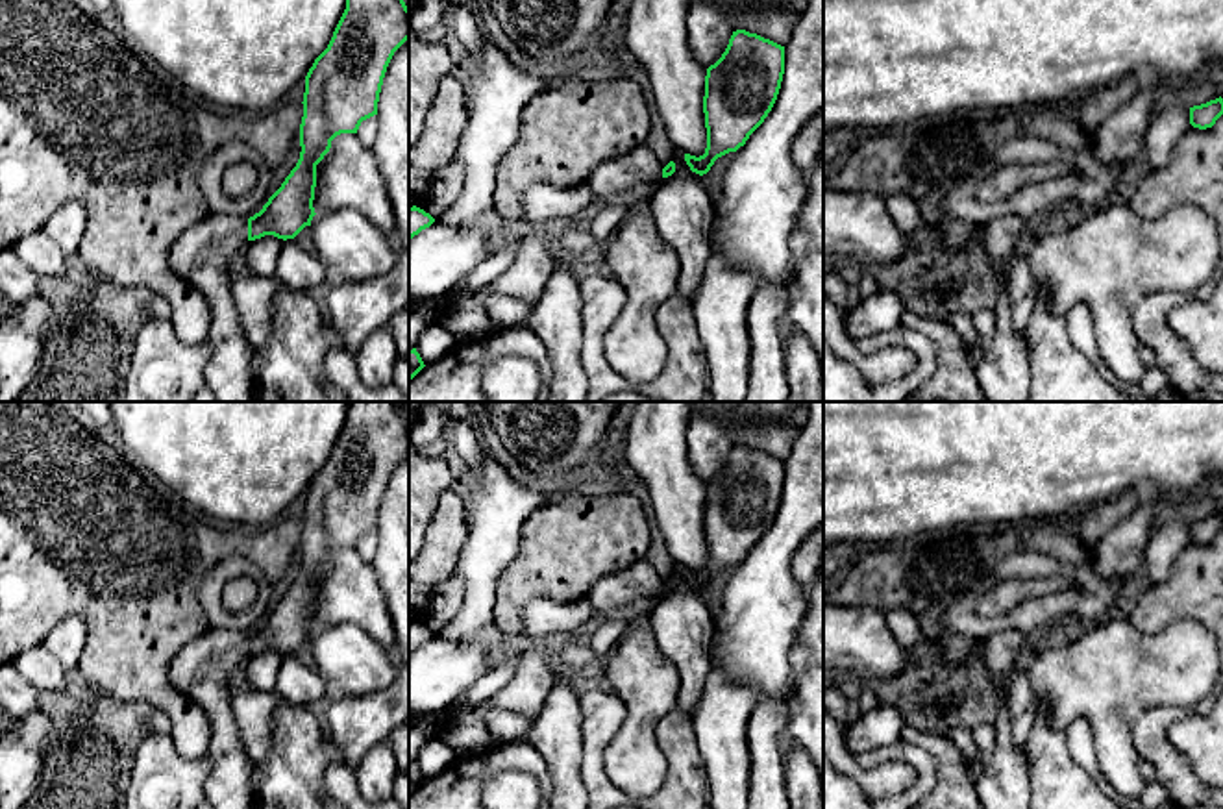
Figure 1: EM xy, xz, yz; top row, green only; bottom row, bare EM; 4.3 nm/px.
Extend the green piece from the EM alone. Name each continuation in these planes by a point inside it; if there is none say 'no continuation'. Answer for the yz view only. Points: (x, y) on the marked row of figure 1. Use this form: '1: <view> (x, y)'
no continuation

